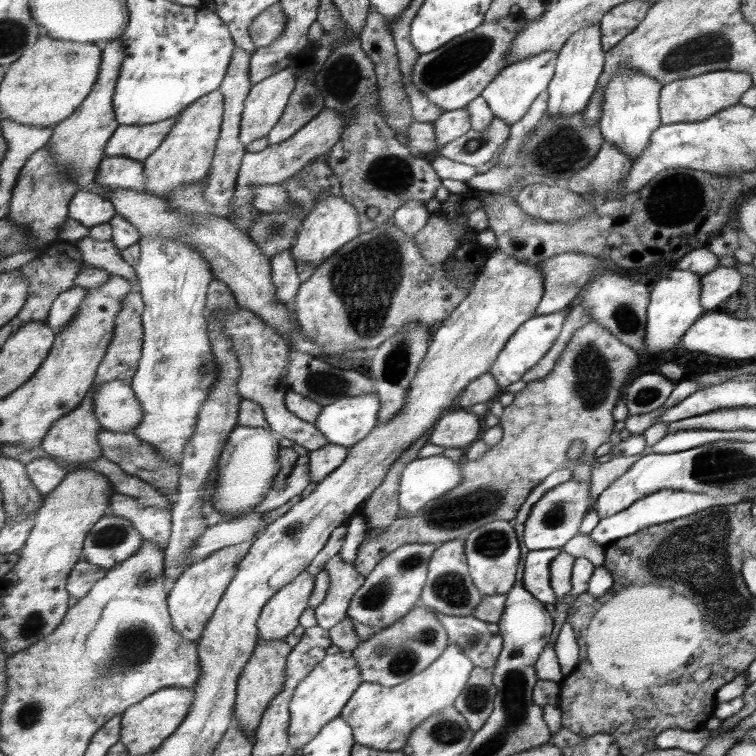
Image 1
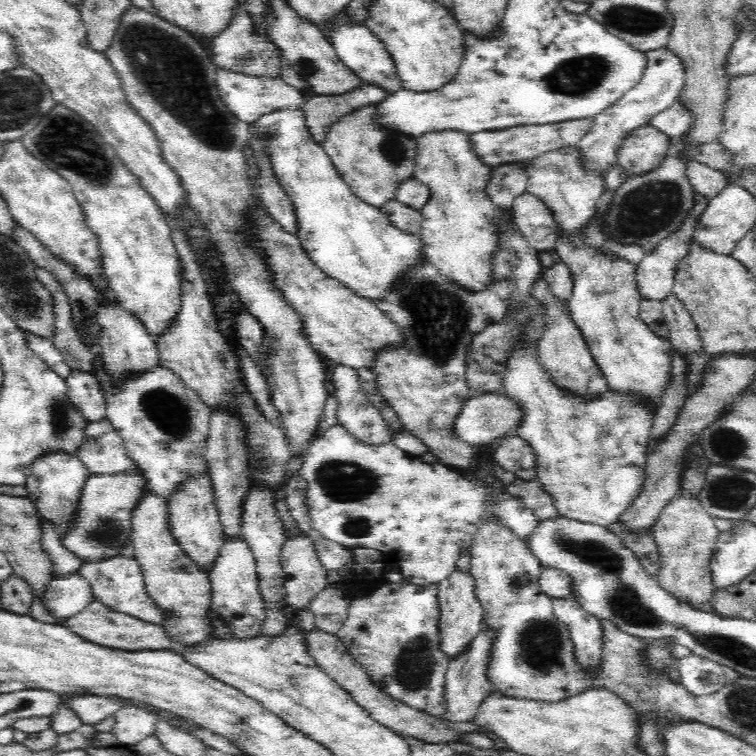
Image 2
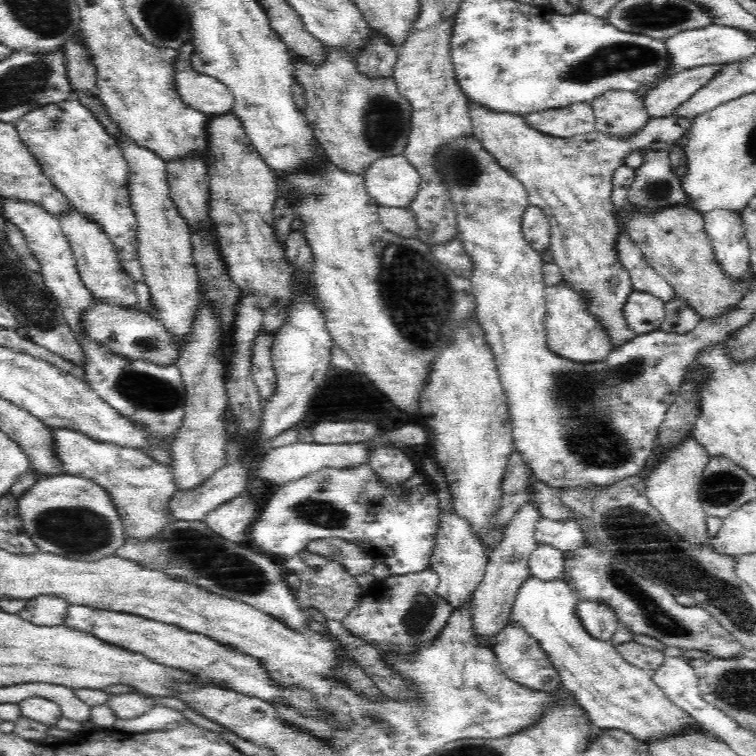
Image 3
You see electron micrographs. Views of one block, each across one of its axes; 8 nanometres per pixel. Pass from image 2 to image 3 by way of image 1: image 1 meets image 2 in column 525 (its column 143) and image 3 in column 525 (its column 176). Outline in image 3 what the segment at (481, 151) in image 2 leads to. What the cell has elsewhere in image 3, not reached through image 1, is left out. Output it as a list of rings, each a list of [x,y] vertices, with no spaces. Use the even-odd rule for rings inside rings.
[[[590,103],[528,114],[524,121],[532,130],[554,138],[572,138],[596,131],[595,113]]]

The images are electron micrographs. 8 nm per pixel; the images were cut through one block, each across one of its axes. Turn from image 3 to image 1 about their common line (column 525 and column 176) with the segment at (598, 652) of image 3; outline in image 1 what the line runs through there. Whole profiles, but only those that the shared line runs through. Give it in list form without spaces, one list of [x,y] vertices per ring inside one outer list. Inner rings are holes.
[[[243,542],[234,546],[221,548],[206,558],[192,564],[183,572],[183,577],[170,590],[168,604],[175,629],[191,641],[199,641],[203,631],[214,616],[218,604],[226,594],[227,588],[234,582],[239,564],[249,554],[251,542]]]

